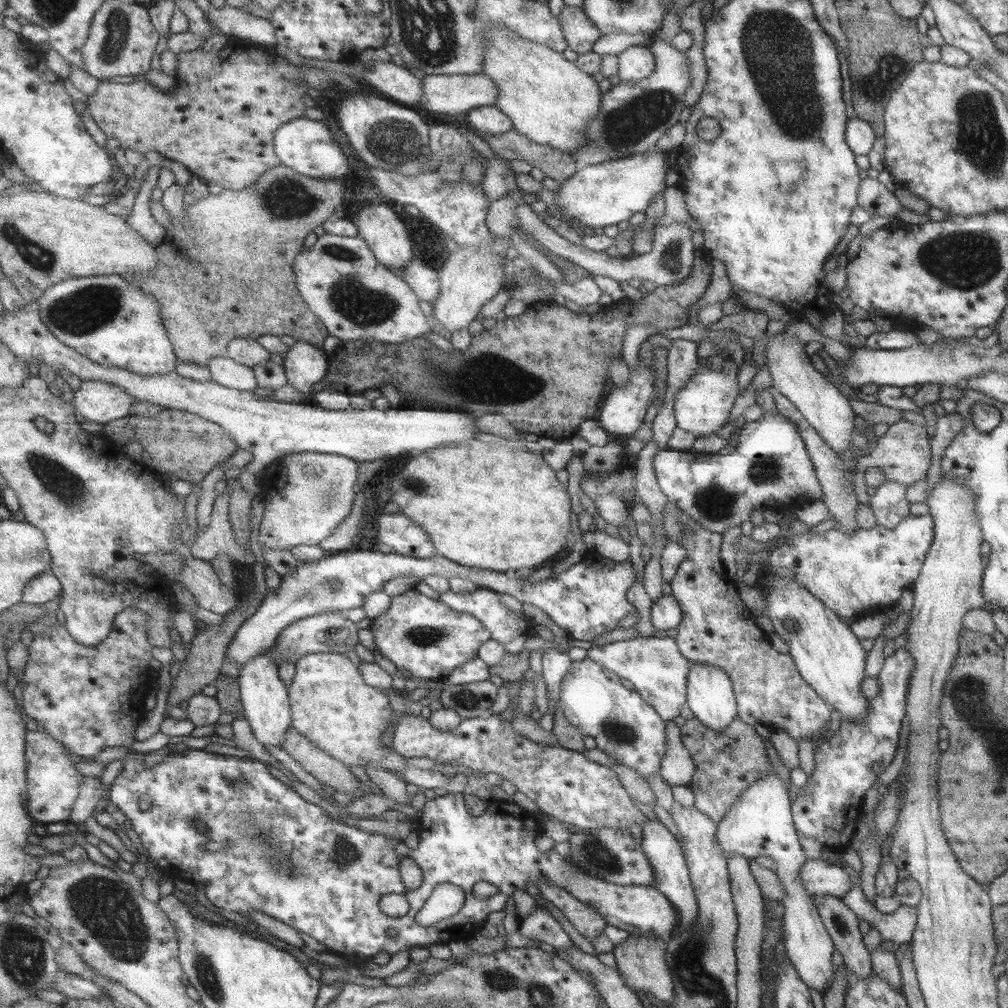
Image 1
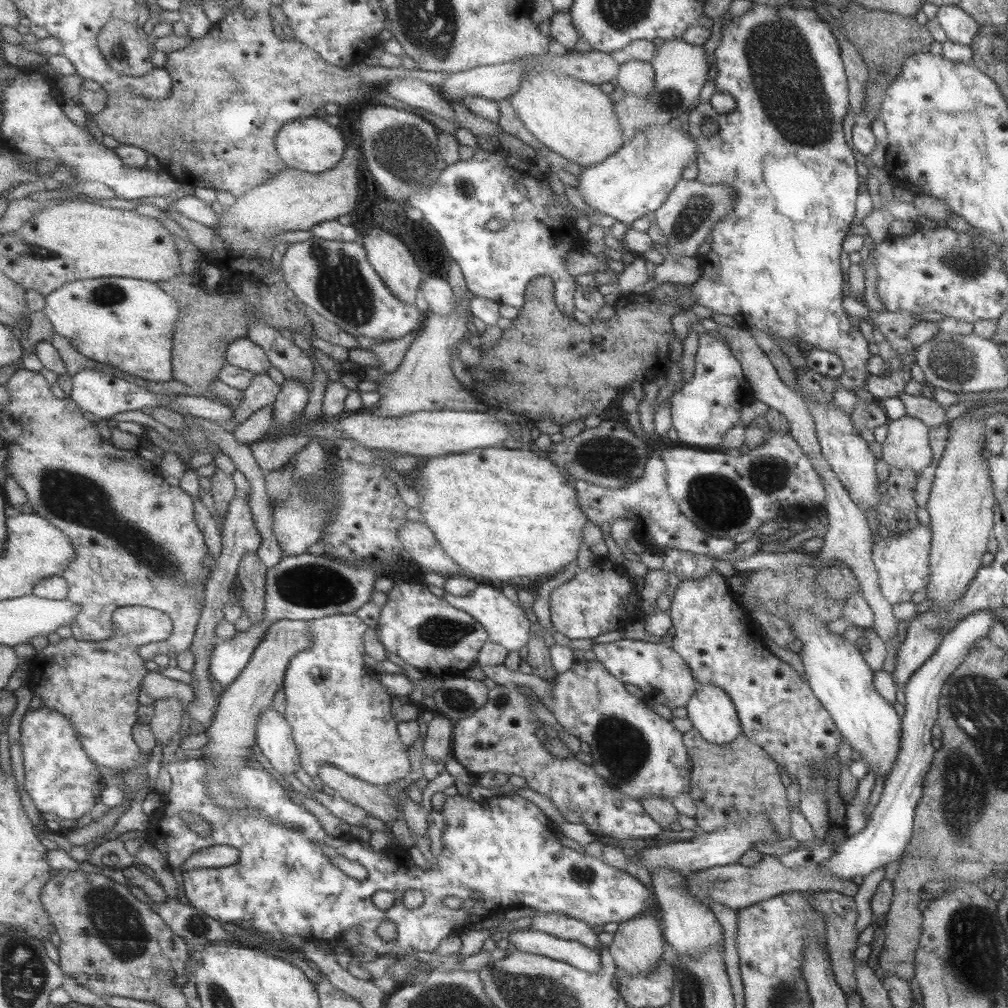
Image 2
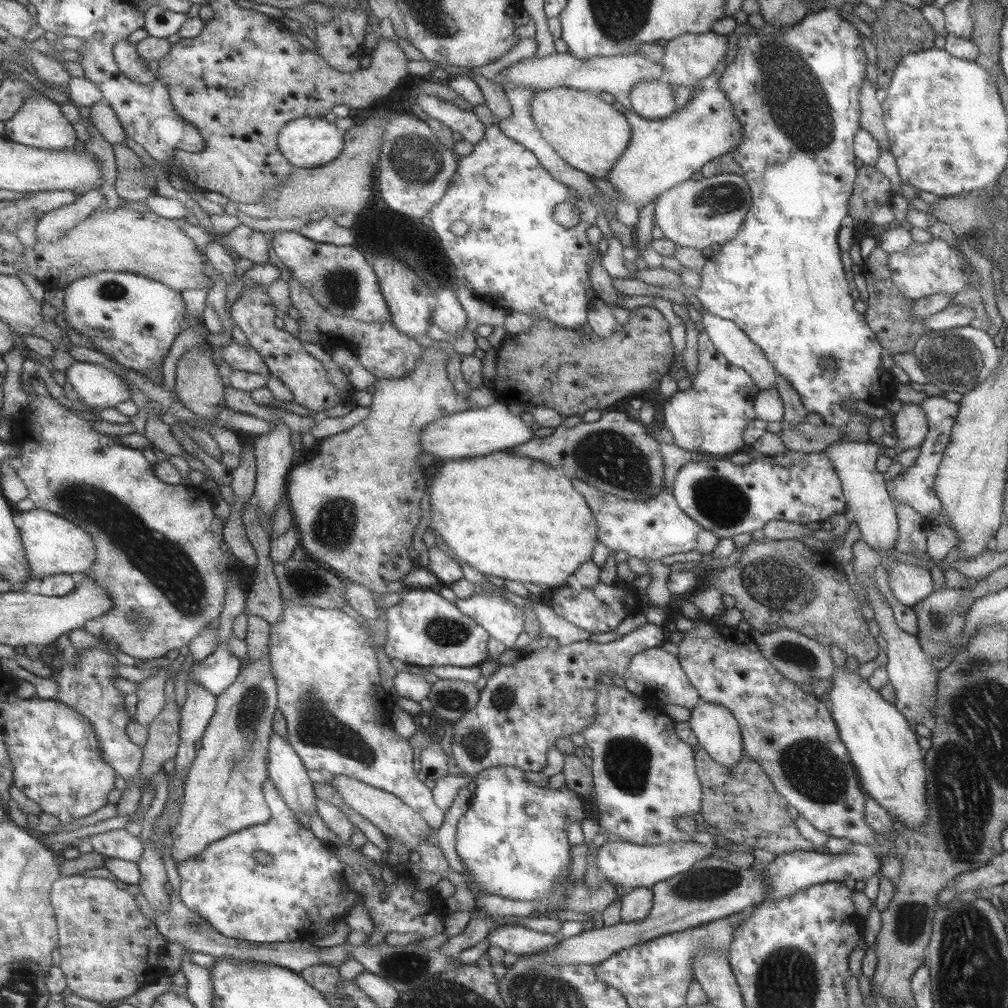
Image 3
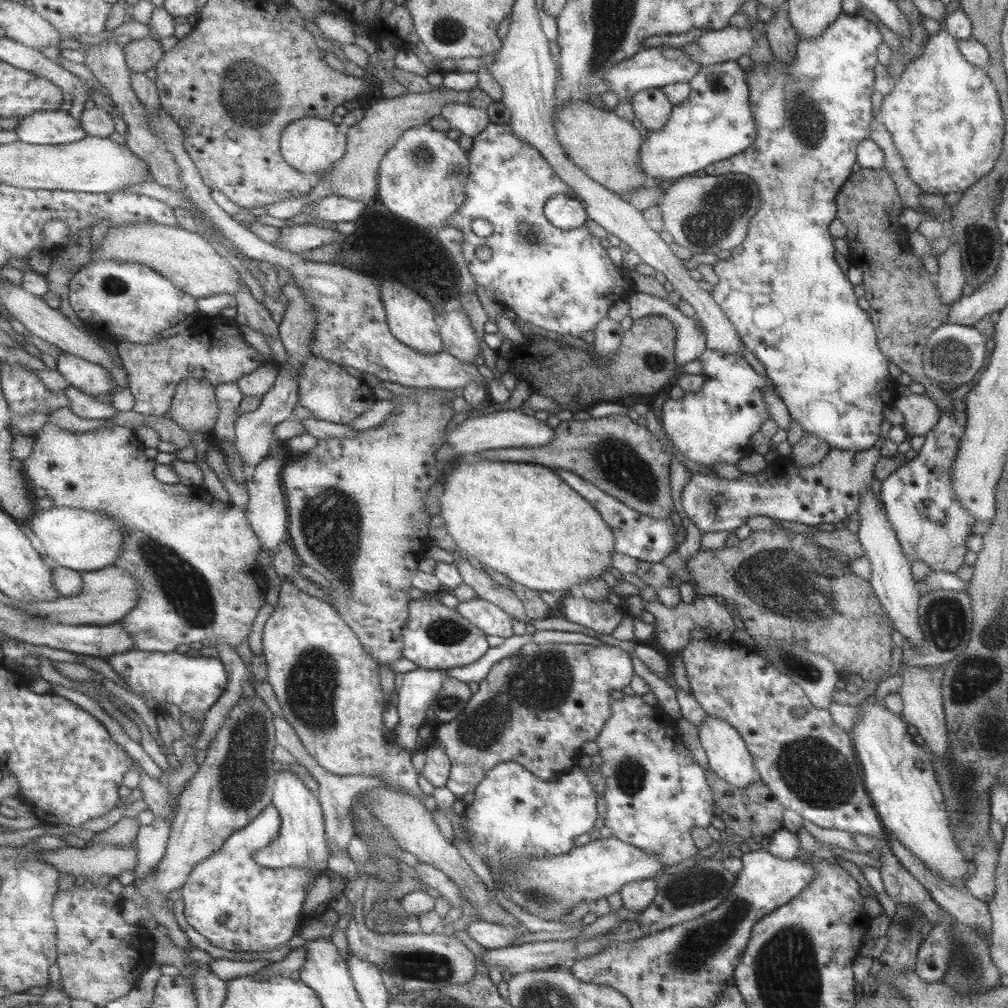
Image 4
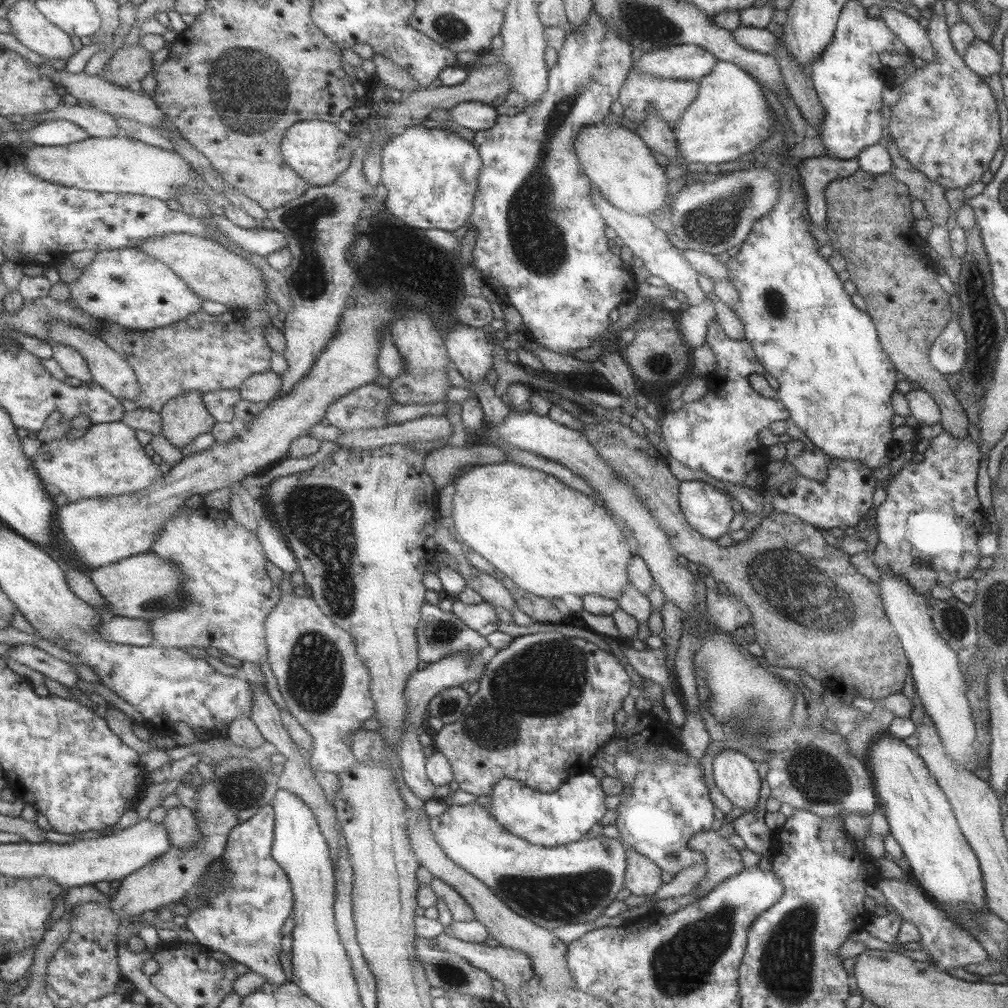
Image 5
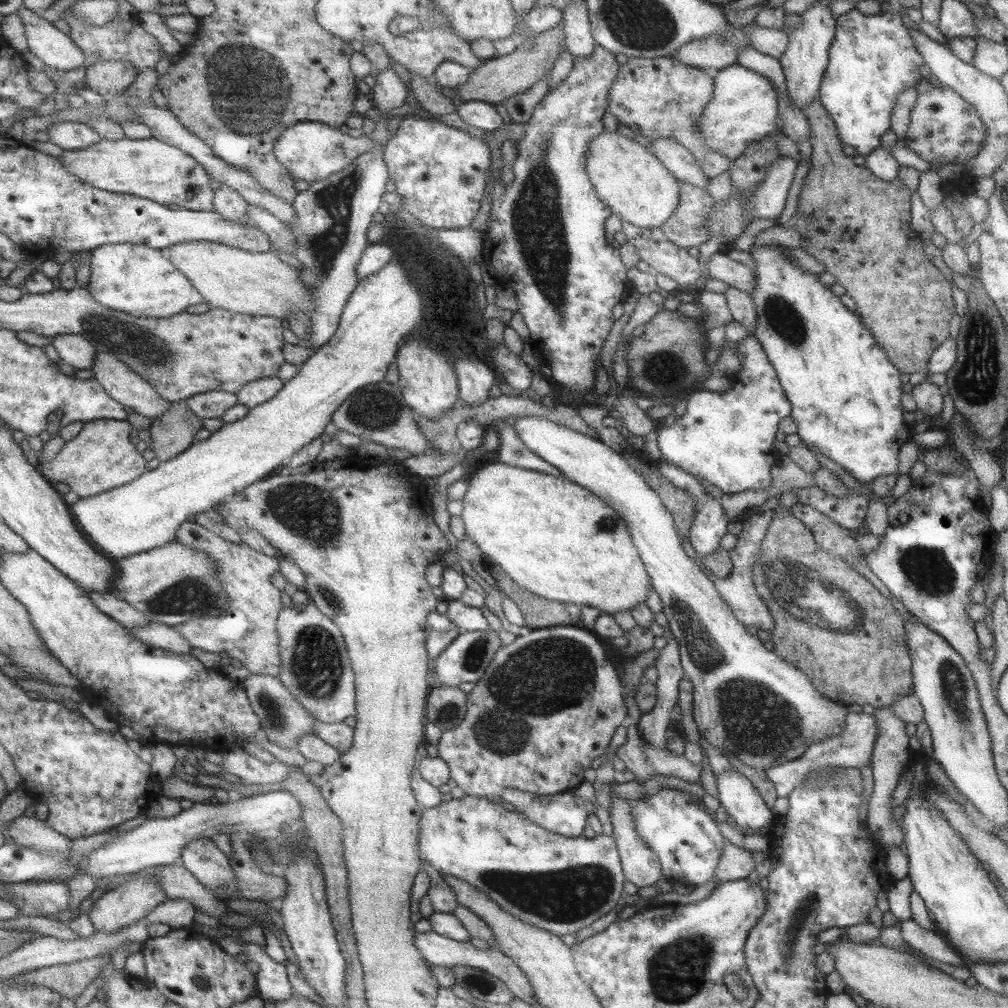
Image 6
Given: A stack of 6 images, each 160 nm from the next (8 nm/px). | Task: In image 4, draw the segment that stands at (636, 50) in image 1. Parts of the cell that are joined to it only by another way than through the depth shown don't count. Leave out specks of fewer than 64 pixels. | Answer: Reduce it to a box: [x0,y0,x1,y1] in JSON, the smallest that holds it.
[630,88,672,132]

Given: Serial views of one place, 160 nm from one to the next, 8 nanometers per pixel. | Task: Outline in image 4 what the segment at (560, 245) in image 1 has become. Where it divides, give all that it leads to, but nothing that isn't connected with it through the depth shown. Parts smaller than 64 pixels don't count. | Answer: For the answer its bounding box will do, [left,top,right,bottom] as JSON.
[658,173,760,254]

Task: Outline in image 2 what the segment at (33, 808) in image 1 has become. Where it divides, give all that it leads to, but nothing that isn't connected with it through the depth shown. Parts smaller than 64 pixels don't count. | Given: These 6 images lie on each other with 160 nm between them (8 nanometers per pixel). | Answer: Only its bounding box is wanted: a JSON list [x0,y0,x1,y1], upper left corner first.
[19,705,109,821]

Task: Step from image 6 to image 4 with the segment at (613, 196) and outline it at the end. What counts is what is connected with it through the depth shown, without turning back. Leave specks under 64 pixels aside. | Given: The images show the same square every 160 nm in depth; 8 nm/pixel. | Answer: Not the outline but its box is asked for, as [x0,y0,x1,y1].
[553,103,650,200]

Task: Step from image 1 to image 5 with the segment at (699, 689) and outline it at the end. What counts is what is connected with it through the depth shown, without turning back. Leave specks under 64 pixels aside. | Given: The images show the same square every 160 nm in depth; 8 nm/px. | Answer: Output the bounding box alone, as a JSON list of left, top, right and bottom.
[711,749,761,813]

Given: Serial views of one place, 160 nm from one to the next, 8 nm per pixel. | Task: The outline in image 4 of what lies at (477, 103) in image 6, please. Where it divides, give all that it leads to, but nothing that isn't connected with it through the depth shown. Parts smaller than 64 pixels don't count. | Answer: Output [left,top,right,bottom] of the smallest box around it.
[439,103,489,138]

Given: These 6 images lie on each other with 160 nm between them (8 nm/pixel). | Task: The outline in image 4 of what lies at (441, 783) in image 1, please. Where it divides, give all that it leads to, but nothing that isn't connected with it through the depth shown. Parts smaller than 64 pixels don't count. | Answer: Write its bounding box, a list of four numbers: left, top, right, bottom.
[263,582,425,799]

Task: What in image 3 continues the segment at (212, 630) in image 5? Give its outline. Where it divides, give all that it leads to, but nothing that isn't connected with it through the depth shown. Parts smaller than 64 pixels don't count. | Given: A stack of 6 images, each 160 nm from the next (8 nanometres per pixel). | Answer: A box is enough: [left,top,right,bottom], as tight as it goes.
[13,374,237,660]

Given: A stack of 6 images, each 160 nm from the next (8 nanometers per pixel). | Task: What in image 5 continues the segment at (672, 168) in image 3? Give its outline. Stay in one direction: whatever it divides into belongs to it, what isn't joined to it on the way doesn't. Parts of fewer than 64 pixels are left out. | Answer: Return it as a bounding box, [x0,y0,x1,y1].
[672,60,774,168]

